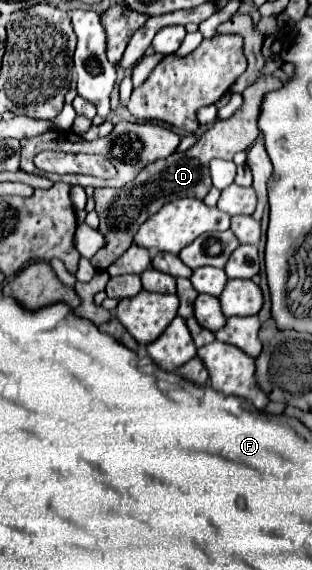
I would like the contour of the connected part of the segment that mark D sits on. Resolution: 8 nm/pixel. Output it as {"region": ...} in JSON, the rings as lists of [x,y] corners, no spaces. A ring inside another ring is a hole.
{"region":[[[272,75],[258,77],[252,85],[244,89],[242,107],[230,119],[214,121],[214,125],[204,131],[204,135],[198,139],[198,143],[192,149],[188,149],[186,153],[176,151],[162,161],[150,163],[124,189],[96,189],[94,201],[96,201],[96,213],[100,215],[98,229],[106,237],[106,245],[92,257],[92,265],[96,269],[108,269],[132,245],[132,237],[138,231],[138,227],[150,215],[154,215],[164,203],[184,197],[204,199],[212,189],[208,161],[214,157],[230,161],[238,151],[246,151],[256,141],[256,137],[260,135],[260,129],[256,127],[256,119],[260,115],[260,99],[264,97],[264,93],[278,89],[280,85],[282,85],[280,79],[274,79]]]}

